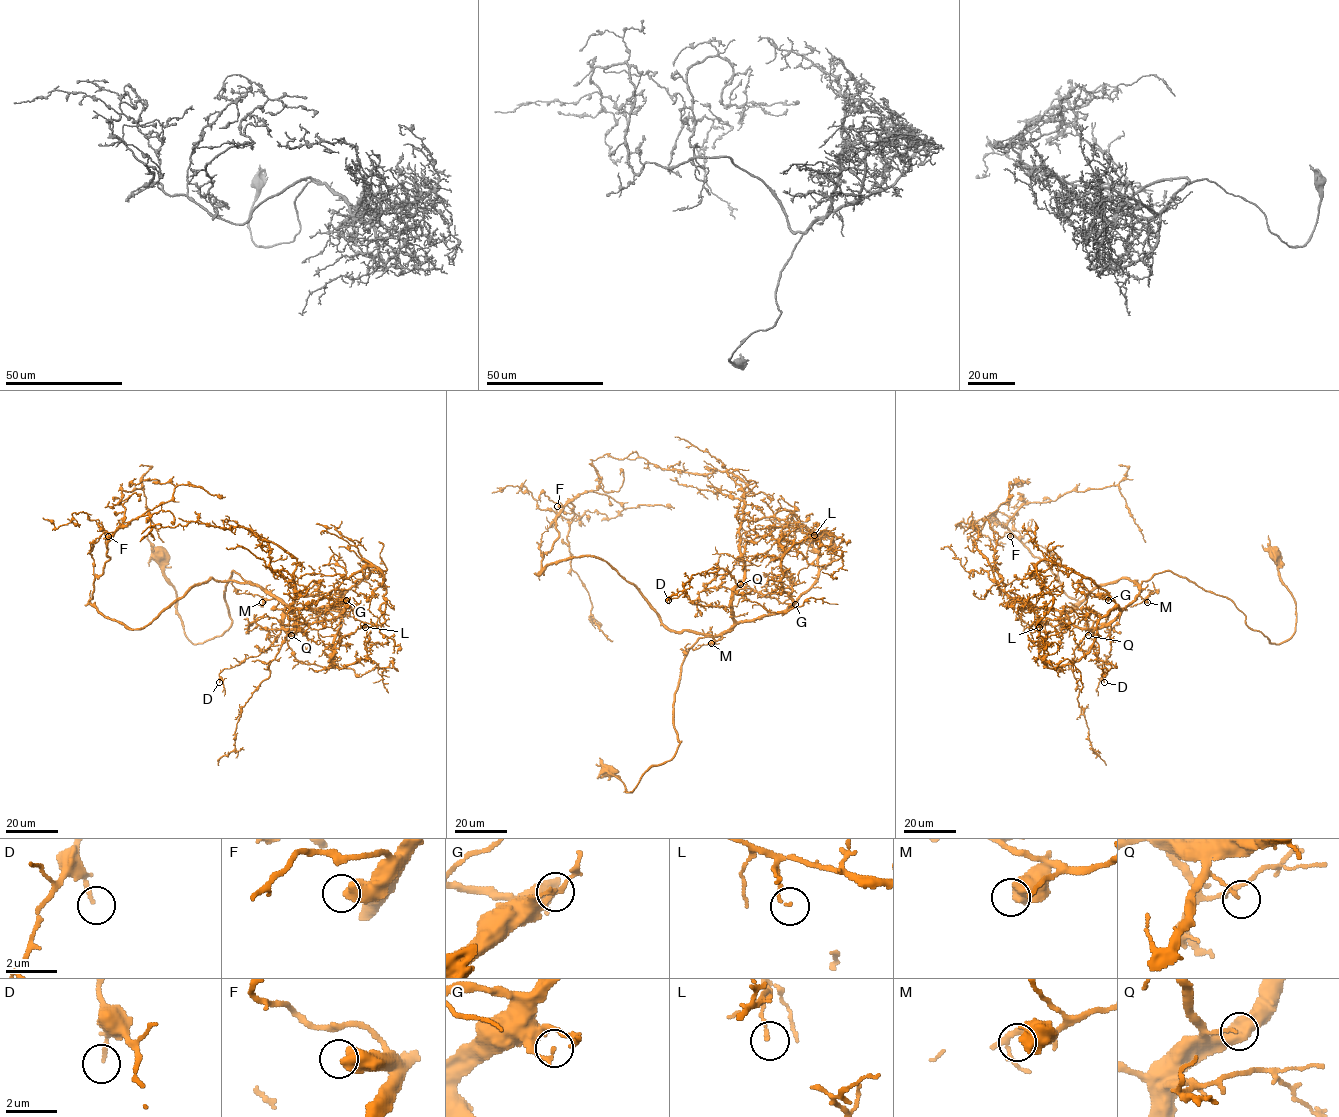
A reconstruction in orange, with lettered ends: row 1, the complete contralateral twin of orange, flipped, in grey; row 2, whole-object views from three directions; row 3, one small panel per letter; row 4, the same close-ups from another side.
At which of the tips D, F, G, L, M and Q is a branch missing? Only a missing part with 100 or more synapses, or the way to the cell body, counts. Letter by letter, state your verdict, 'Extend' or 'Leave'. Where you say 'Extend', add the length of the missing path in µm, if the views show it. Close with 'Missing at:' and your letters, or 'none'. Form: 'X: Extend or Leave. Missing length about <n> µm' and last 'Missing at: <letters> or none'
D: Leave
F: Leave
G: Leave
L: Leave
M: Leave
Q: Leave
Missing at: none

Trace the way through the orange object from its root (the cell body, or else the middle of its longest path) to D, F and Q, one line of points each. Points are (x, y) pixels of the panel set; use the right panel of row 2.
D: (1276, 554), (1295, 604), (1288, 639), (1271, 643), (1225, 596), (1157, 573), (1111, 624), (1104, 682)
F: (1276, 554), (1296, 610), (1279, 644), (1231, 600), (1170, 571), (1100, 584), (1060, 629), (1079, 602), (1010, 536)
Q: (1276, 554), (1296, 610), (1295, 632), (1279, 644), (1251, 629), (1231, 600), (1170, 571), (1144, 581), (1088, 635)

